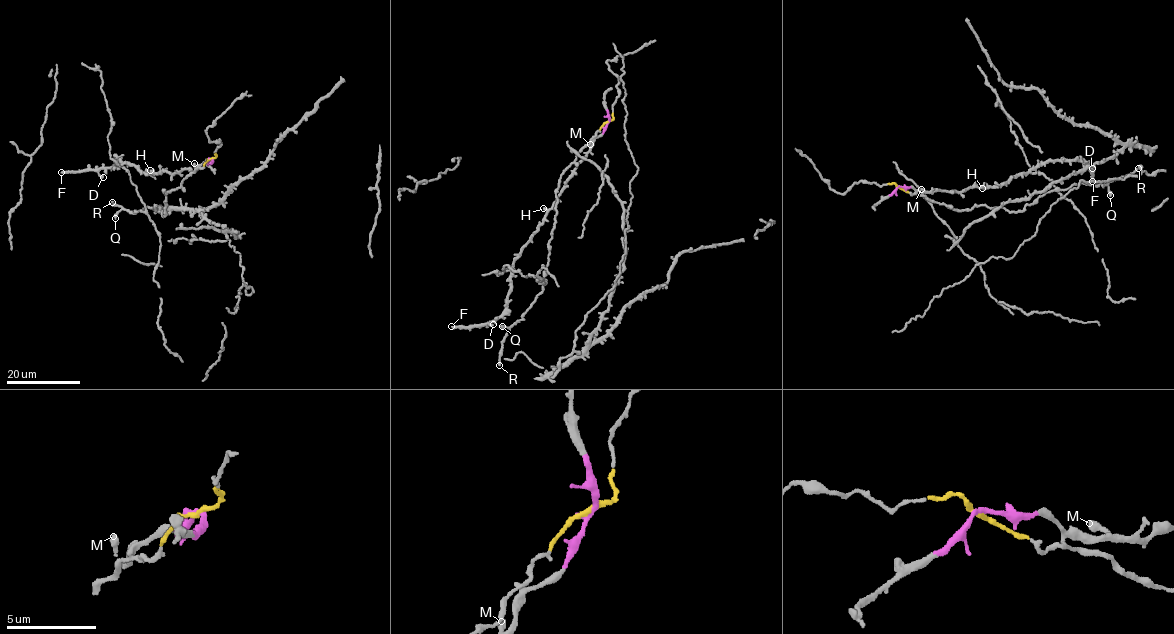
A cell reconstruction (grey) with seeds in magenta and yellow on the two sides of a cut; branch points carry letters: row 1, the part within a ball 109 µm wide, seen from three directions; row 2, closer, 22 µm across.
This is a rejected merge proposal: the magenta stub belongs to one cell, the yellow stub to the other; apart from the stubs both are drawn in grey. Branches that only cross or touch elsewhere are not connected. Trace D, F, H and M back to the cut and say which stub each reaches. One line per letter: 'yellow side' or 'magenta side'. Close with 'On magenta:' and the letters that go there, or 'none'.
D: magenta side
F: magenta side
H: magenta side
M: magenta side
On magenta: D, F, H, M

